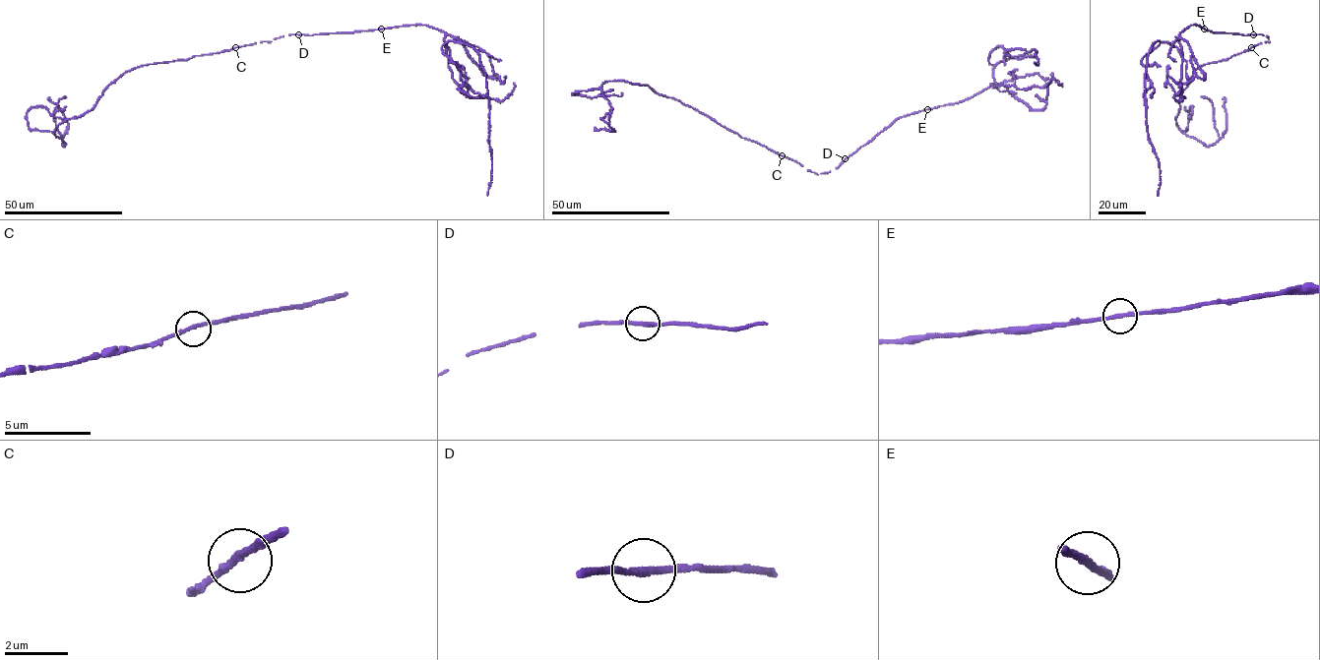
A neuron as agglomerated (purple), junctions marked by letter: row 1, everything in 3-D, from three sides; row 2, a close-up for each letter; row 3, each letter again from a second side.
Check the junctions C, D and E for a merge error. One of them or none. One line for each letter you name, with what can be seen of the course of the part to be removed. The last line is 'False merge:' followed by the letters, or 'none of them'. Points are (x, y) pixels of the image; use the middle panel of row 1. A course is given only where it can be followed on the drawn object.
False merge: none of them

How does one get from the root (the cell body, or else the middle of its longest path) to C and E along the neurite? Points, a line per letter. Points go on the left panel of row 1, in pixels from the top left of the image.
C: (299, 34), (235, 47)
E: (299, 34), (381, 29)

